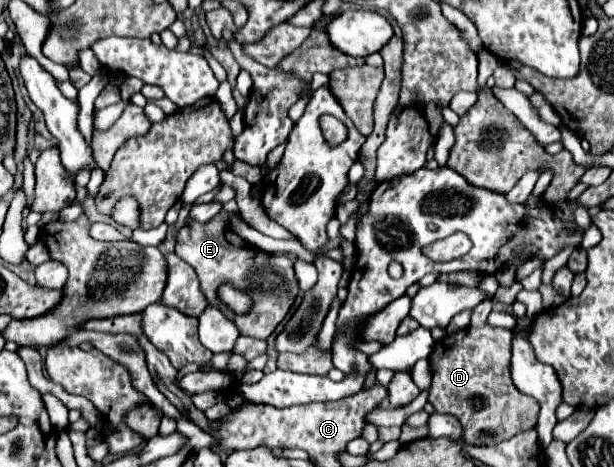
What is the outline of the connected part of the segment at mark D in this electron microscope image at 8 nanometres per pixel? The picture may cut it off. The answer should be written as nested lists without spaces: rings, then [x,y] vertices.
[[[477,305],[469,327],[437,341],[429,357],[433,369],[431,405],[437,413],[455,415],[461,421],[469,445],[495,445],[537,423],[535,399],[521,395],[509,379],[513,333],[487,325],[489,313],[491,305]]]

